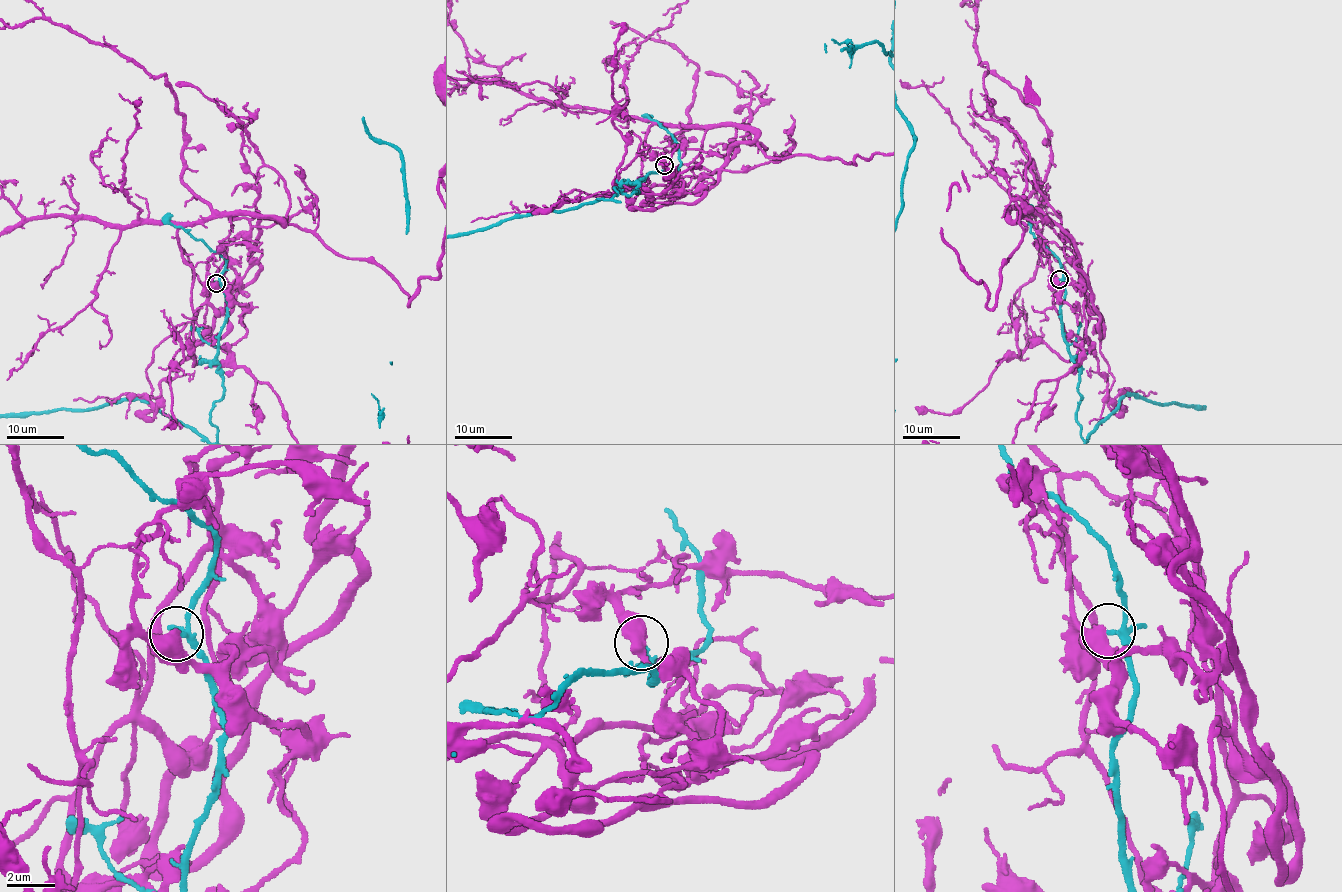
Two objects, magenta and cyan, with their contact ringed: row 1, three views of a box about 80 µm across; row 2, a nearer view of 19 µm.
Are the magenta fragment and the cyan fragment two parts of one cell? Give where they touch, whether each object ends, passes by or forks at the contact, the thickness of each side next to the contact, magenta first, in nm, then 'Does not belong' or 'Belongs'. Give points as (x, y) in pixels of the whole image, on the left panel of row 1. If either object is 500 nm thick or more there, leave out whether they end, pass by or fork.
Place: (216, 283). Thickness 650 nm (magenta) against 140 nm. Does not belong

